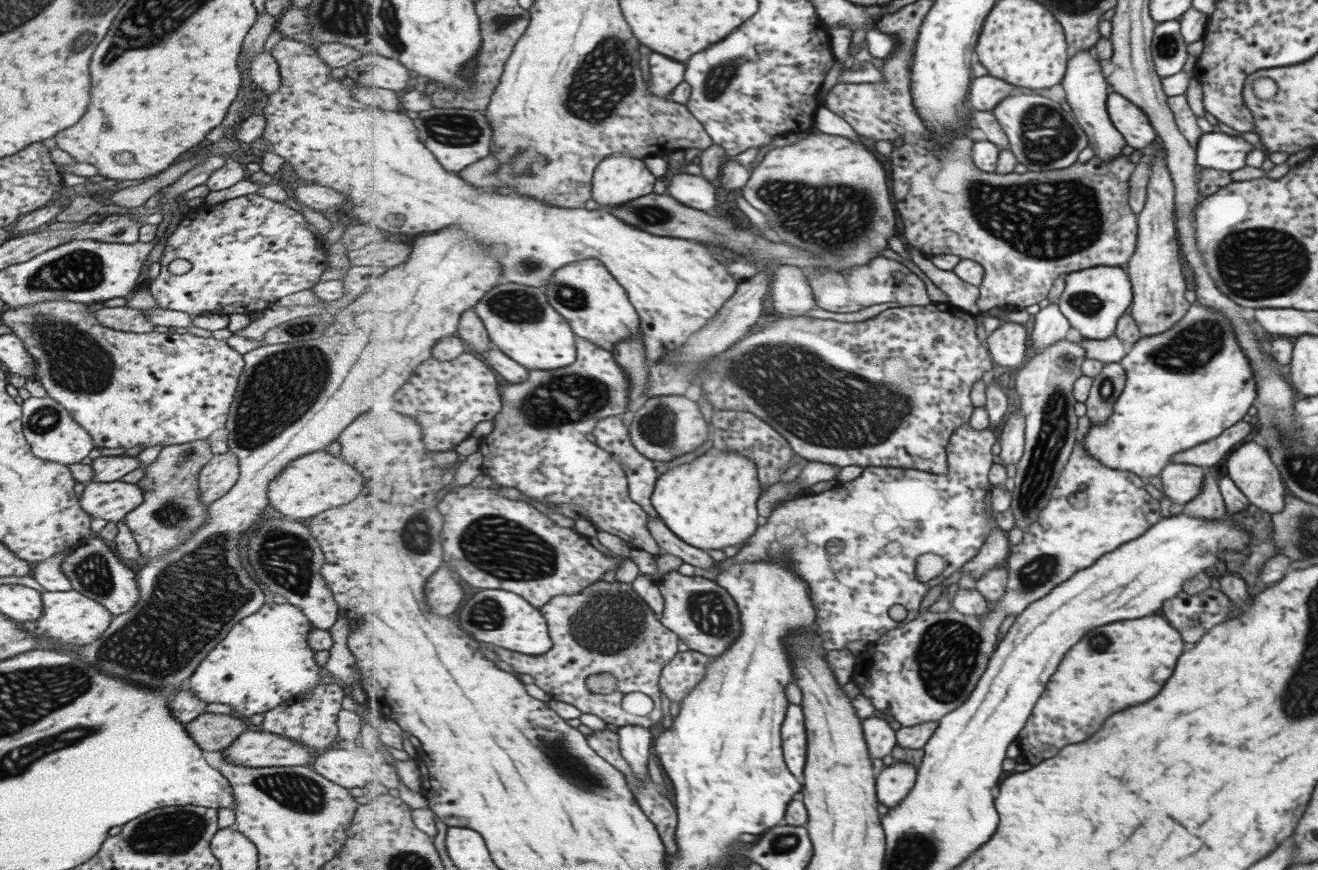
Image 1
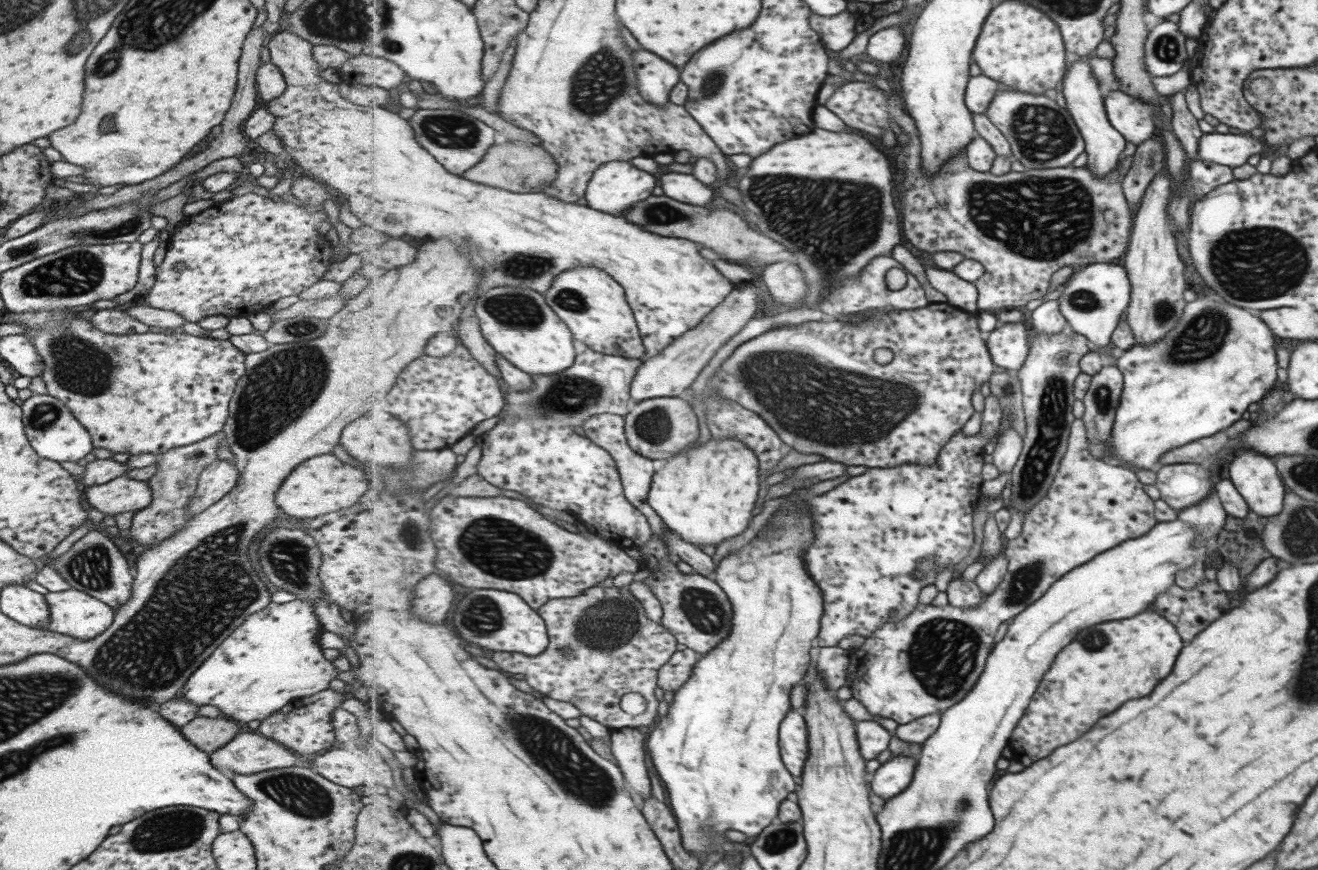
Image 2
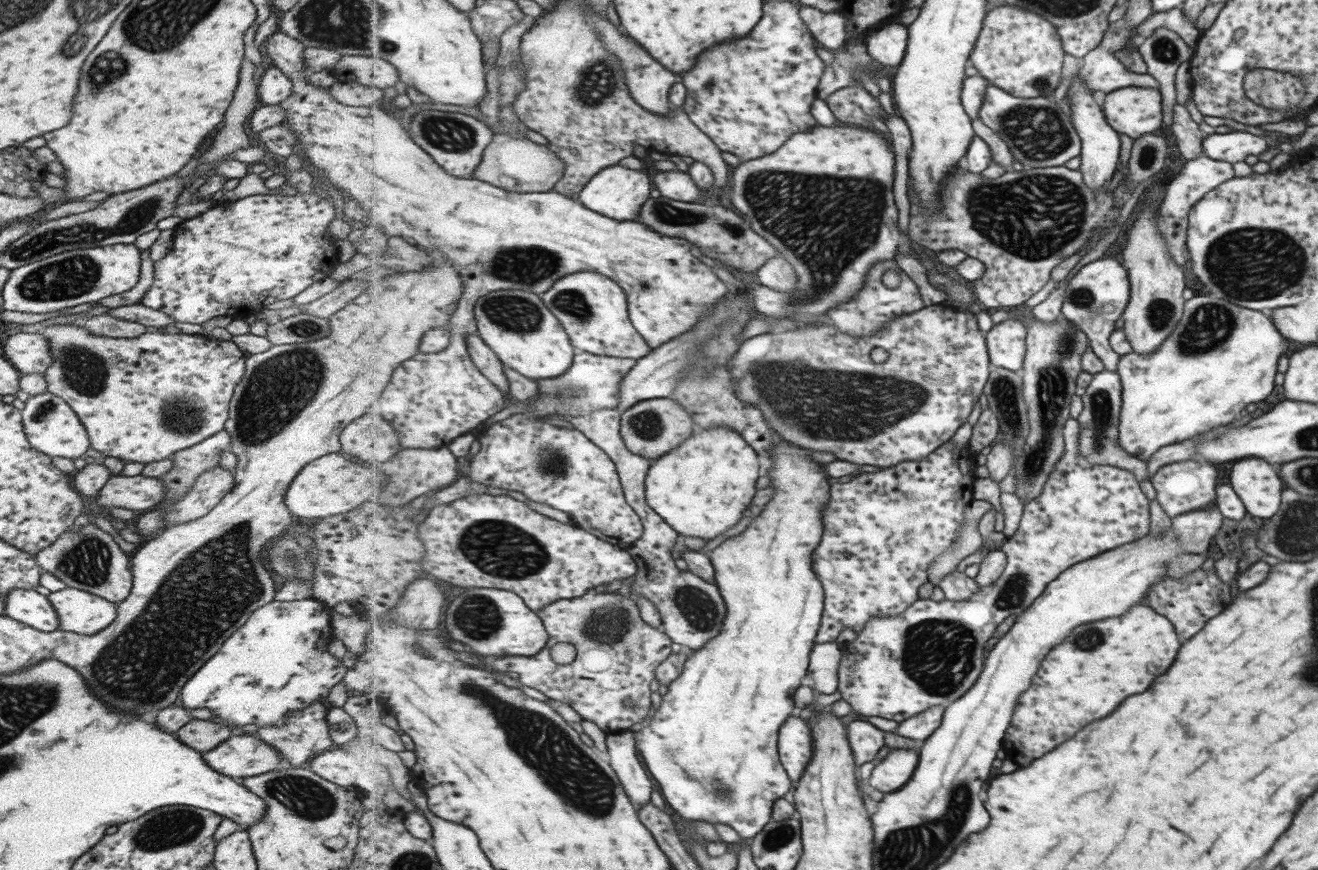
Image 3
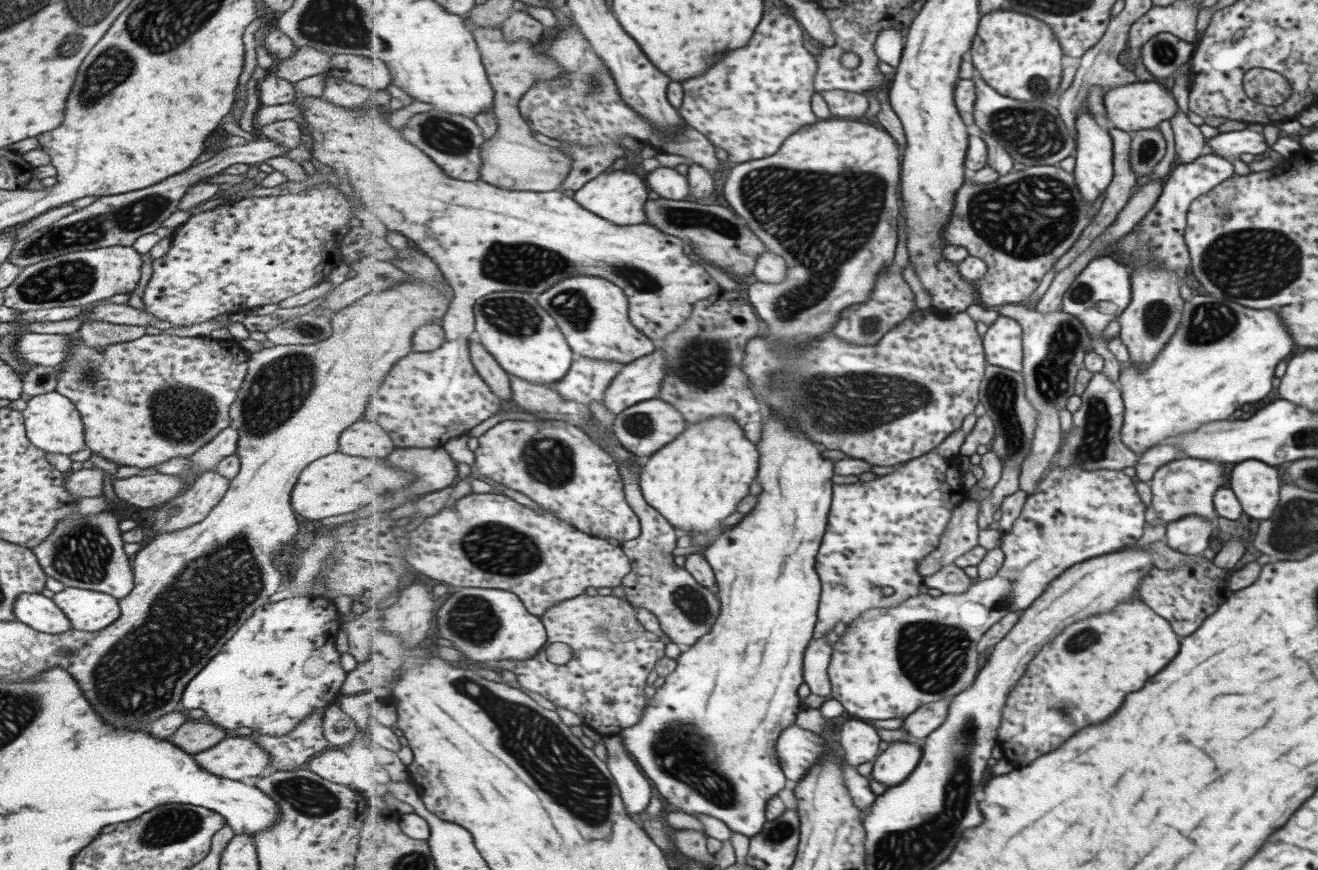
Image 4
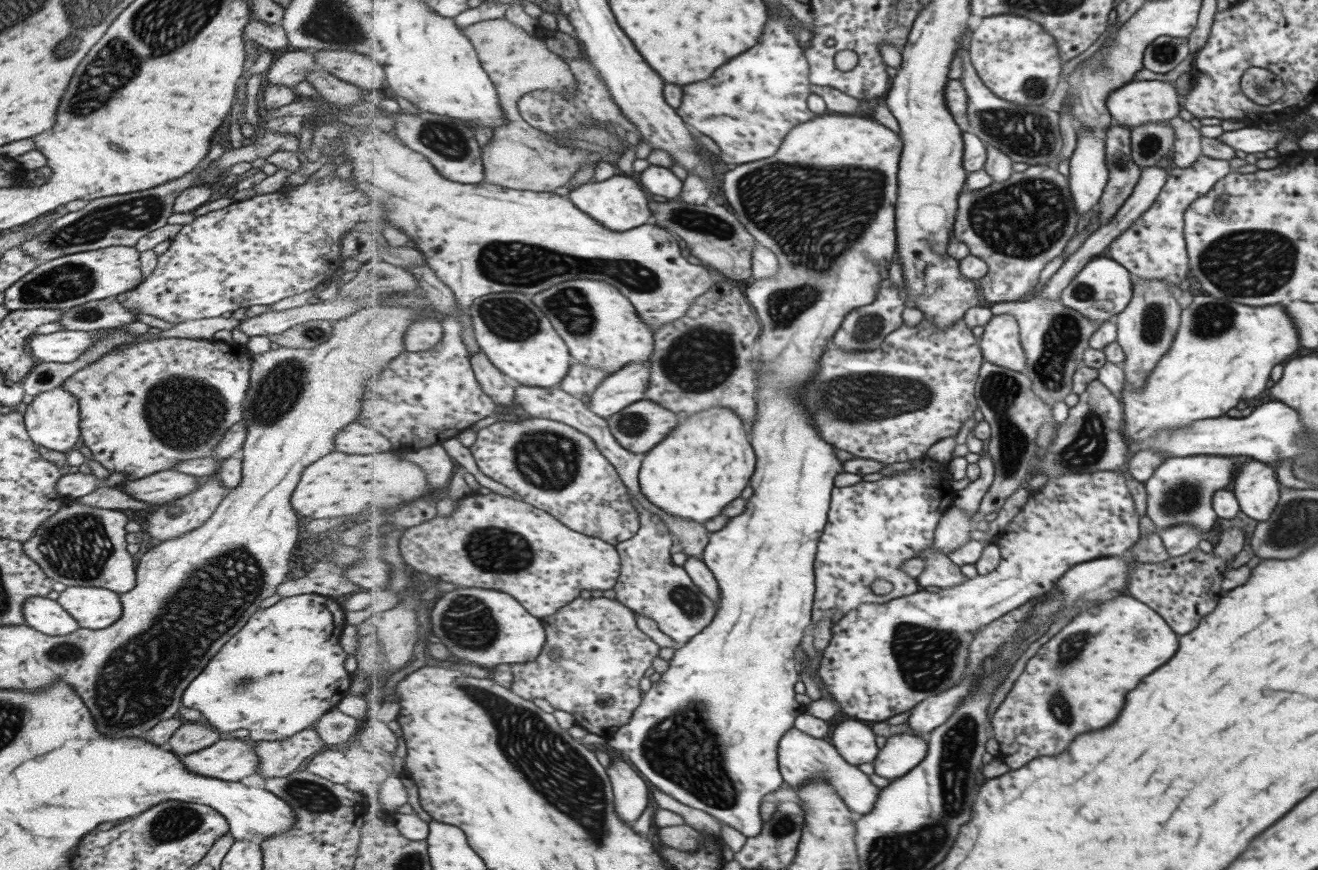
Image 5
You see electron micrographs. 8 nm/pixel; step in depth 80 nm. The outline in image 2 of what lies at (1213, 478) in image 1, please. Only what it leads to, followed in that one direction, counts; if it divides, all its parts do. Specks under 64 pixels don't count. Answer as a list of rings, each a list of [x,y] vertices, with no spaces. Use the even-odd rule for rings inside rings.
[[[1213,491],[1201,502],[1179,511],[1176,519],[1186,522],[1202,539],[1209,541],[1223,526],[1226,514],[1216,492]]]

